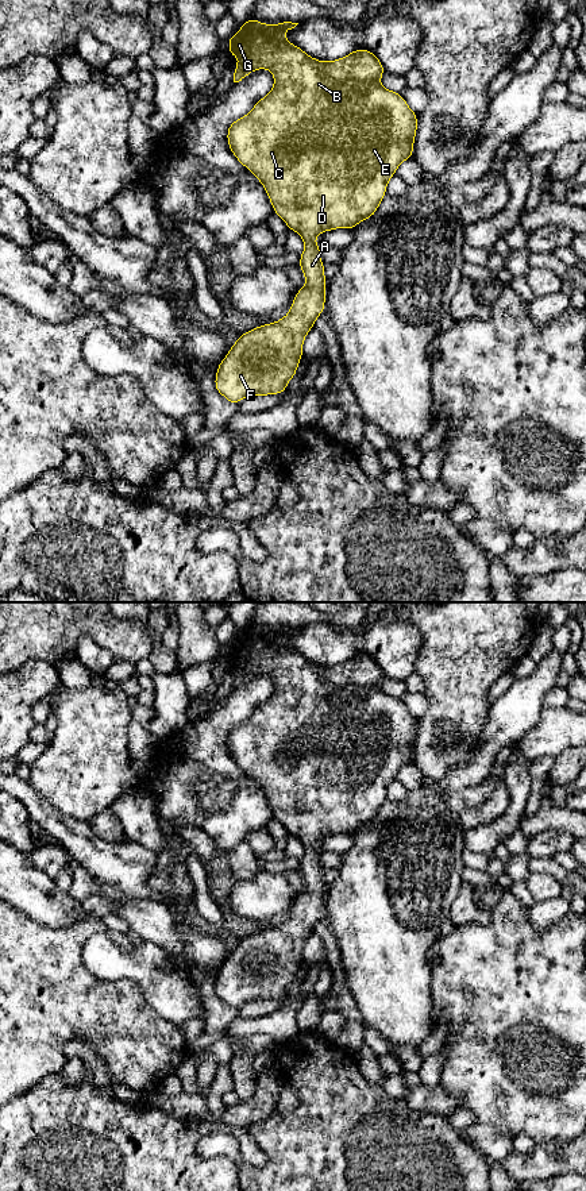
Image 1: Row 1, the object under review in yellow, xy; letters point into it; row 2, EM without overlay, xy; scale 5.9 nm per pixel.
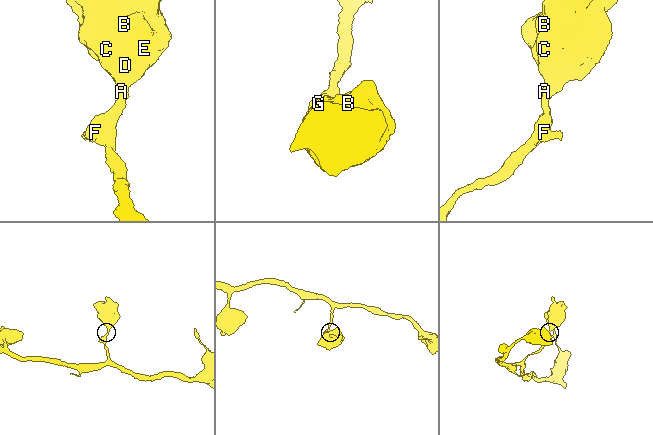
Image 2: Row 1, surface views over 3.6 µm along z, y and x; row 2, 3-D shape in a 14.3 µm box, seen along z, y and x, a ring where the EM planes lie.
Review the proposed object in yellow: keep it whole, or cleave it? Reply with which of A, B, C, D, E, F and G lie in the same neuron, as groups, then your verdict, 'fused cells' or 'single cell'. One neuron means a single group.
groups A B C D E F G; single cell

